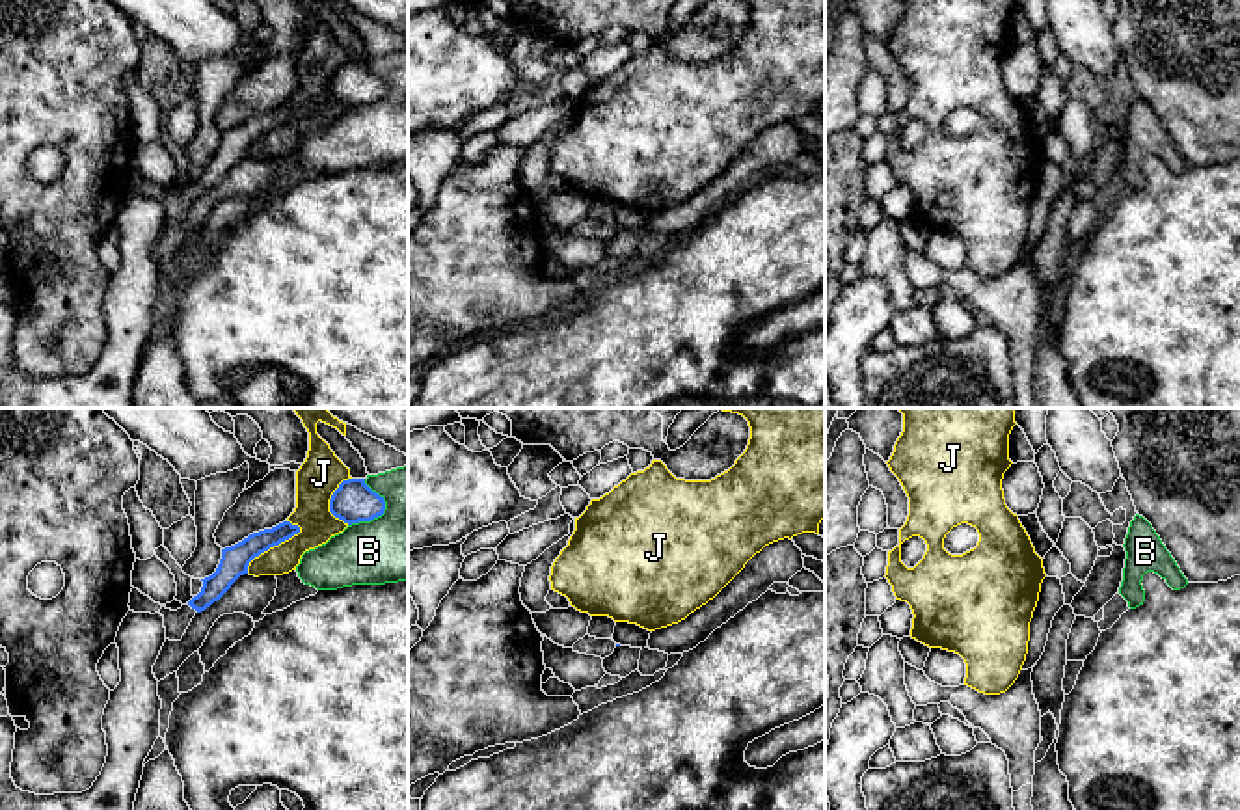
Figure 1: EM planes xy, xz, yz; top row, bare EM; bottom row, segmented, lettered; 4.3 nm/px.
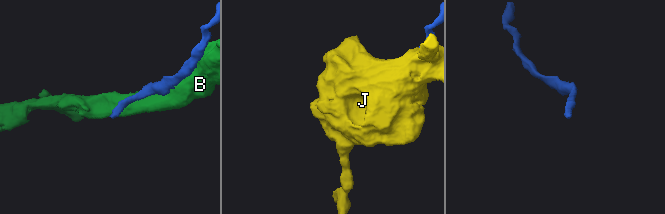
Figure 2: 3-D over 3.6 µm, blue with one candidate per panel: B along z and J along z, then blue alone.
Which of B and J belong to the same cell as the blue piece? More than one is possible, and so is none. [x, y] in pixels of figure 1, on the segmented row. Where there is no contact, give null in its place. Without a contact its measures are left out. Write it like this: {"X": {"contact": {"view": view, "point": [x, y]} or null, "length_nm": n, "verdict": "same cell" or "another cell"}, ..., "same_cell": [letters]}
{"B": {"contact": {"view": "xy", "point": [382, 512]}, "length_nm": 220, "verdict": "another cell"}, "J": {"contact": {"view": "xy", "point": [270, 546]}, "length_nm": 300, "verdict": "another cell"}, "same_cell": []}

